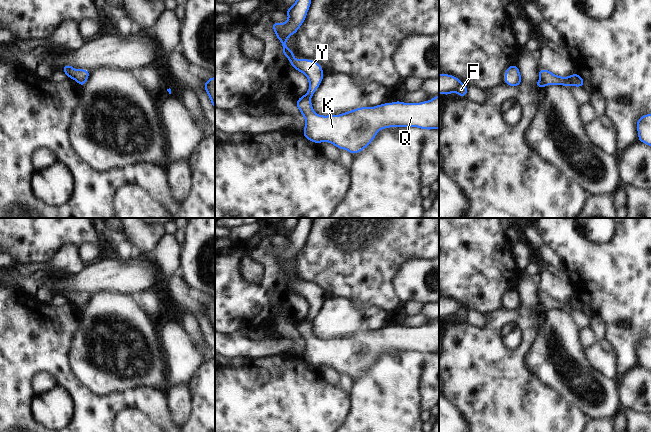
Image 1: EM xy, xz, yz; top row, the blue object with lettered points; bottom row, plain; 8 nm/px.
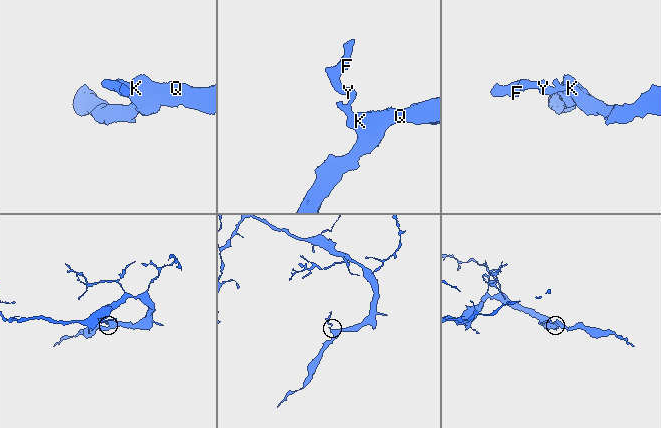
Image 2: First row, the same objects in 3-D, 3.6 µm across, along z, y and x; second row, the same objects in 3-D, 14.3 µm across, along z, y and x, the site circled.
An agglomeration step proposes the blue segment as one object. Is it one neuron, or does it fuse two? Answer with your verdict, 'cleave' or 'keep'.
cleave

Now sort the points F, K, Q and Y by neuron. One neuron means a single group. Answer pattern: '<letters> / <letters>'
F Y / K Q

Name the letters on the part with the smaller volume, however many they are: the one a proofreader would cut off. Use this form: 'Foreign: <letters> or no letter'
Foreign: F, Y

